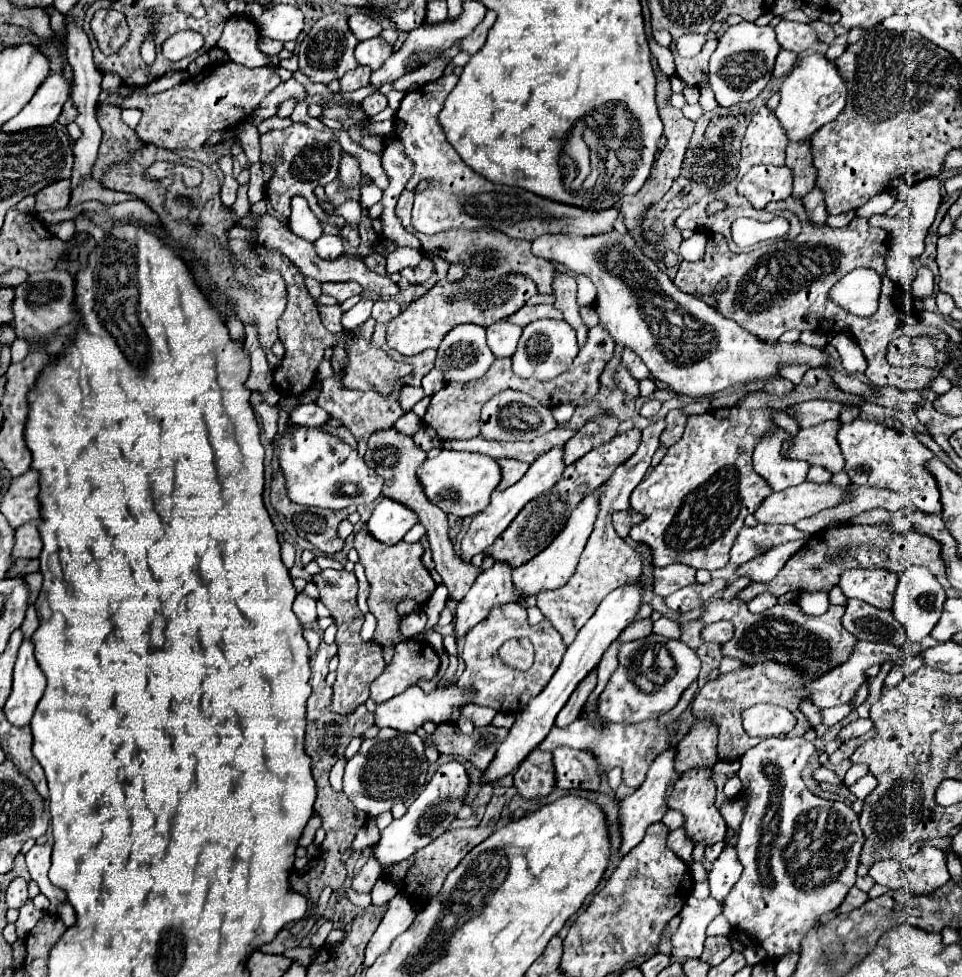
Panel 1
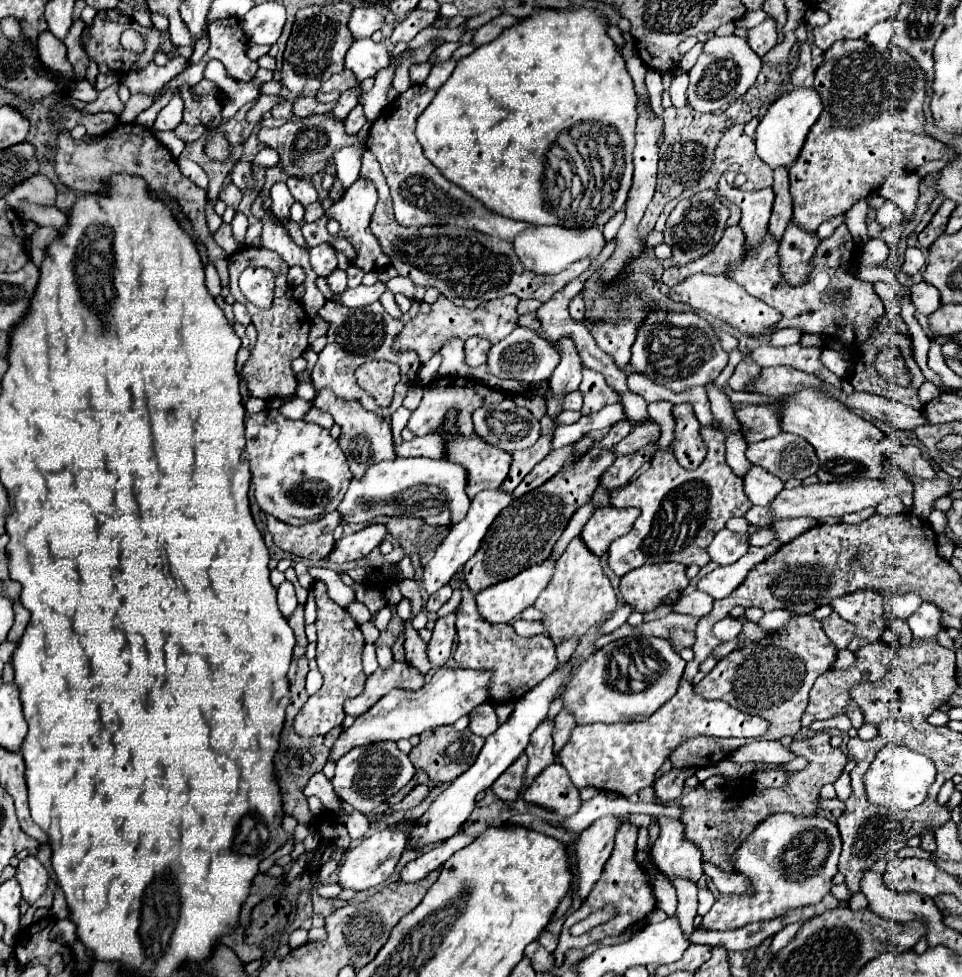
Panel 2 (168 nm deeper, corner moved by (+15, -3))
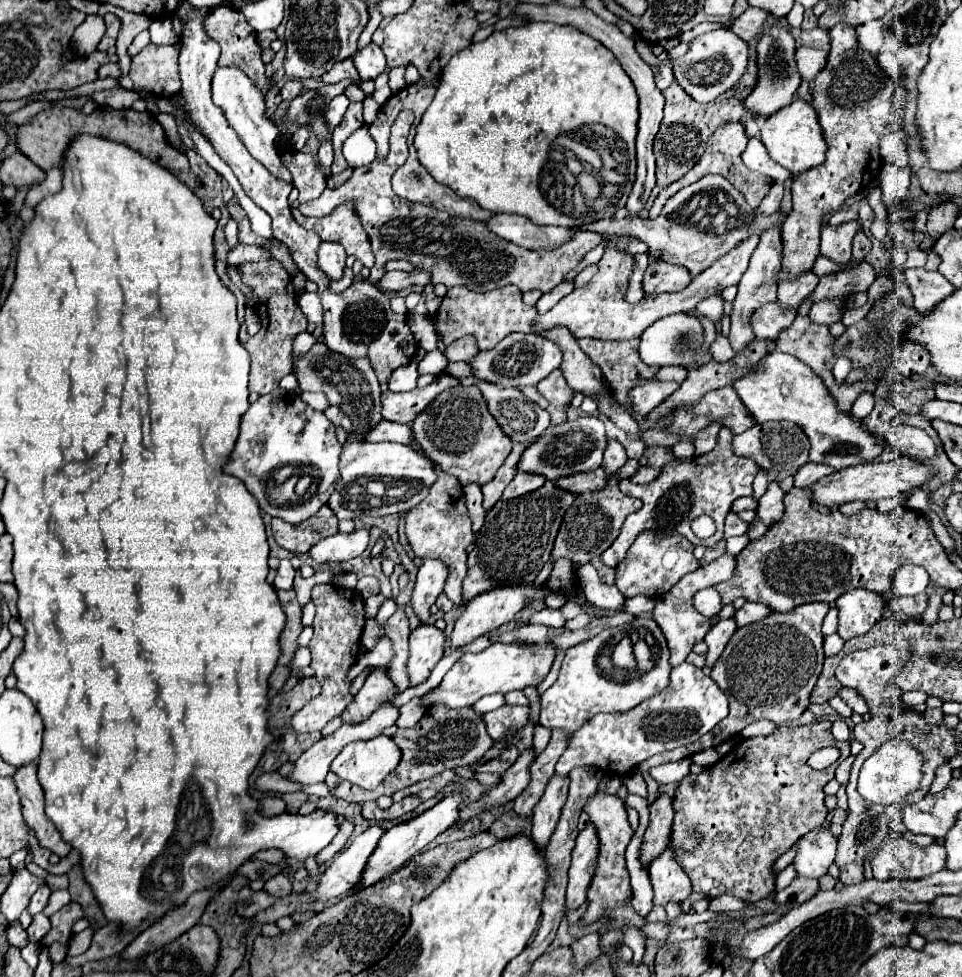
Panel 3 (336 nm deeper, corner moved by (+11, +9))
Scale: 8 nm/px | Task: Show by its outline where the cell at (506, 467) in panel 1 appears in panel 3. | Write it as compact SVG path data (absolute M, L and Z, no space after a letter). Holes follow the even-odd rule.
M456 386L456 388L450 388L448 392L442 392L420 416L416 416L416 420L412 424L412 432L414 432L416 440L420 442L422 450L432 460L436 460L436 466L440 470L456 476L462 486L472 484L472 482L482 486L488 480L492 480L496 476L496 470L504 464L504 460L508 458L508 454L512 450L512 442L498 428L496 420L492 420L478 386Z

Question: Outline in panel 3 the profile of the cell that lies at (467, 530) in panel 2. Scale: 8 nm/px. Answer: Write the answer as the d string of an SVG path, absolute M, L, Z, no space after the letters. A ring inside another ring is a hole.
M426 558L422 562L412 594L412 606L418 618L424 618L424 614L430 612L430 606L434 604L436 596L442 592L446 578L448 578L448 566L444 564L444 560Z

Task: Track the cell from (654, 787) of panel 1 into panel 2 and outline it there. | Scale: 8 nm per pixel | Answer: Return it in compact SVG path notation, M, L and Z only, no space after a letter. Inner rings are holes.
M604 816L580 834L576 844L578 864L578 898L584 900L592 886L598 882L606 860L614 848L614 834L618 830L620 816Z

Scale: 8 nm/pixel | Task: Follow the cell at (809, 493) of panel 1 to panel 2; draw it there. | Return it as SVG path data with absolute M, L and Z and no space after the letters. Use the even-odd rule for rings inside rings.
M852 480L852 482L830 482L830 484L812 484L812 486L798 486L794 490L782 490L778 494L778 498L768 504L768 506L752 506L746 512L746 520L748 524L758 524L758 526L766 526L774 520L782 520L782 518L798 518L798 516L808 516L808 518L824 518L824 516L834 516L834 518L842 518L844 514L852 514L852 512L860 512L864 508L876 508L882 500L886 500L892 494L888 482L884 480Z

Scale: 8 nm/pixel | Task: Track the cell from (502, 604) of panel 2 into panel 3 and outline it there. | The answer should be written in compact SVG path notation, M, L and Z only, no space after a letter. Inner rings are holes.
M534 582L530 584L512 584L512 586L502 586L502 588L492 588L488 592L482 592L480 596L472 598L466 604L466 610L460 614L460 618L456 620L454 632L450 636L452 646L464 646L468 642L472 642L474 638L510 622L526 604L526 600L544 600L544 590L542 586L536 586Z

